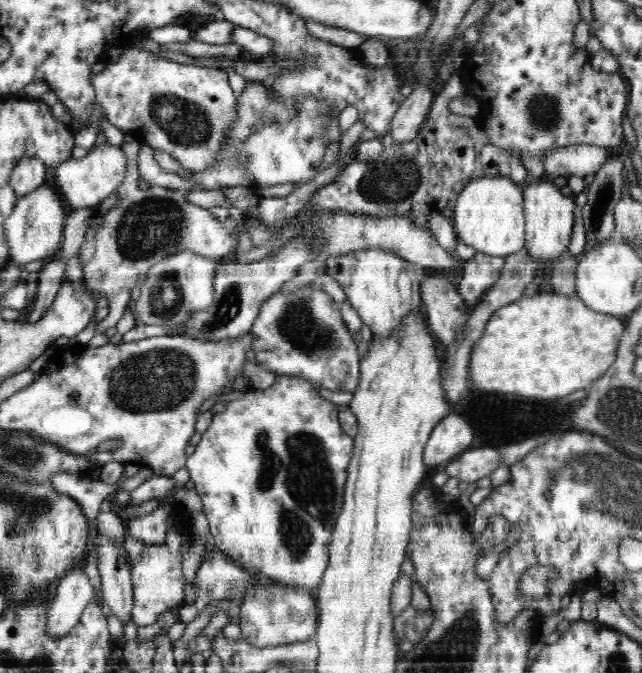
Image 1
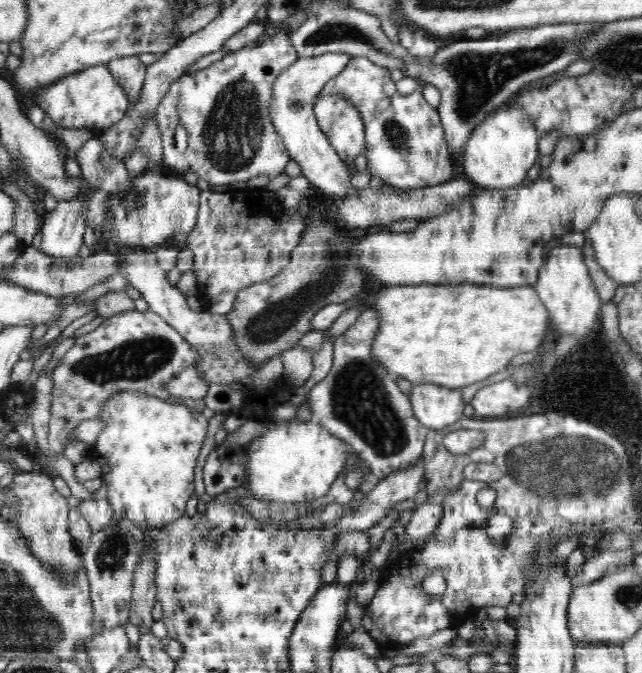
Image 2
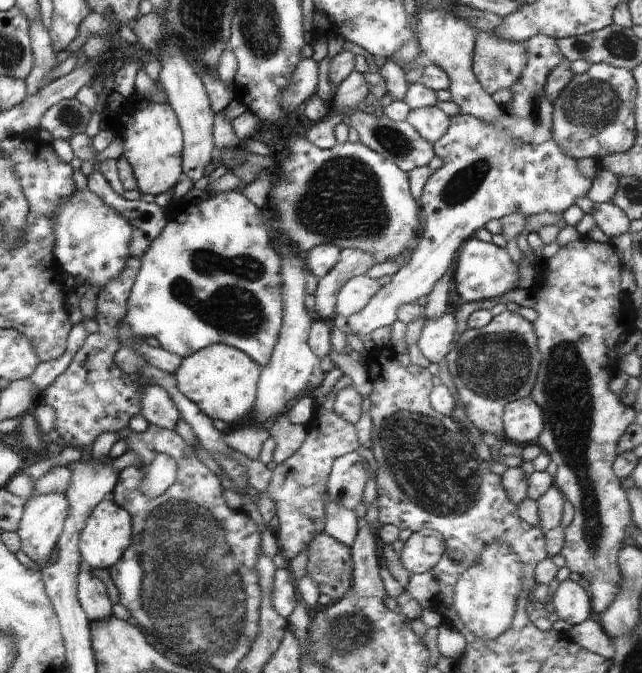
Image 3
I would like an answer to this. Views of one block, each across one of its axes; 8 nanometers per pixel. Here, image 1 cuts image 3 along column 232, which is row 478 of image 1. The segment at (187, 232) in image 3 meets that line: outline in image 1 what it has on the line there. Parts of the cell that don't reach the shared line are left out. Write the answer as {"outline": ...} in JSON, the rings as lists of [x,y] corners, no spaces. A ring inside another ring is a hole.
{"outline":[[[277,374],[276,382],[267,389],[261,391],[253,387],[246,388],[239,399],[226,405],[223,413],[213,415],[211,425],[201,436],[201,441],[195,446],[194,453],[188,456],[185,462],[185,468],[189,470],[195,489],[201,497],[210,532],[214,537],[214,549],[219,550],[230,562],[244,571],[252,569],[284,585],[315,589],[322,583],[324,572],[329,564],[329,545],[338,515],[344,504],[347,470],[354,452],[354,438],[348,438],[341,429],[338,405],[326,401],[318,391],[318,387],[302,377]]]}

